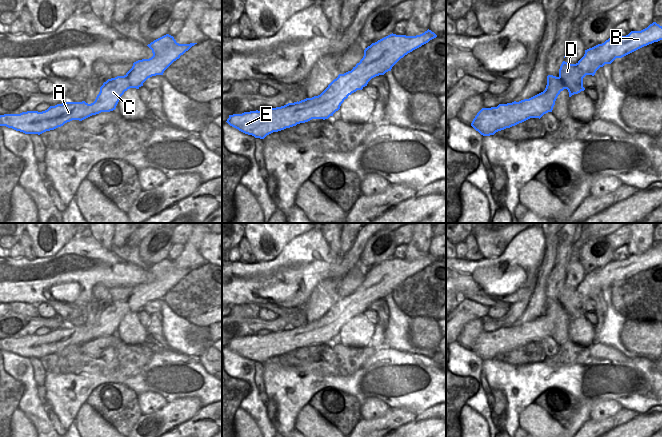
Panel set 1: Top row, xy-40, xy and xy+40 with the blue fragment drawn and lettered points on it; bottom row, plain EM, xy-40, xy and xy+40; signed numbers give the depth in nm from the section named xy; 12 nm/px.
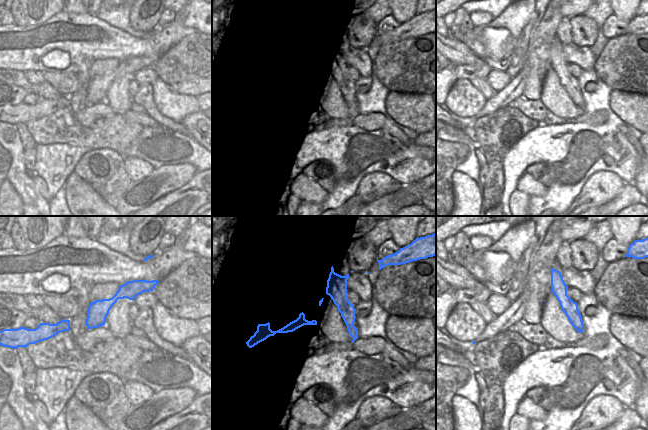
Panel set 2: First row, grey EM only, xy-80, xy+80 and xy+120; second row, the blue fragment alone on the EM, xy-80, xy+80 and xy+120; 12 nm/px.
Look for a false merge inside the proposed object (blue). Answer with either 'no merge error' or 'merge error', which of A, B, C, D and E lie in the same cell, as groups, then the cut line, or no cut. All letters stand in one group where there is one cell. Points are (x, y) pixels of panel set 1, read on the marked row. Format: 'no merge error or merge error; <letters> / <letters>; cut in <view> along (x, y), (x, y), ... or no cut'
merge error; A B C E / D; cut in xy+40 along (577, 63), (575, 76), (568, 87)

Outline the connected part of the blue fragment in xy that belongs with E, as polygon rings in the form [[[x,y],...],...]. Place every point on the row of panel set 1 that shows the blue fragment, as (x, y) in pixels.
[[[429,29],[416,36],[392,33],[365,48],[363,58],[350,73],[351,80],[340,82],[337,77],[318,96],[268,111],[256,110],[229,115],[226,122],[245,134],[264,139],[273,132],[312,119],[328,119],[340,109],[349,95],[362,90],[372,78],[391,71],[401,58],[436,37],[437,35]]]

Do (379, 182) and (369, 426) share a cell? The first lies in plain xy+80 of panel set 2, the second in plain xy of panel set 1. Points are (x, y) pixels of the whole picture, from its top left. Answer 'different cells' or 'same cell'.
different cells

